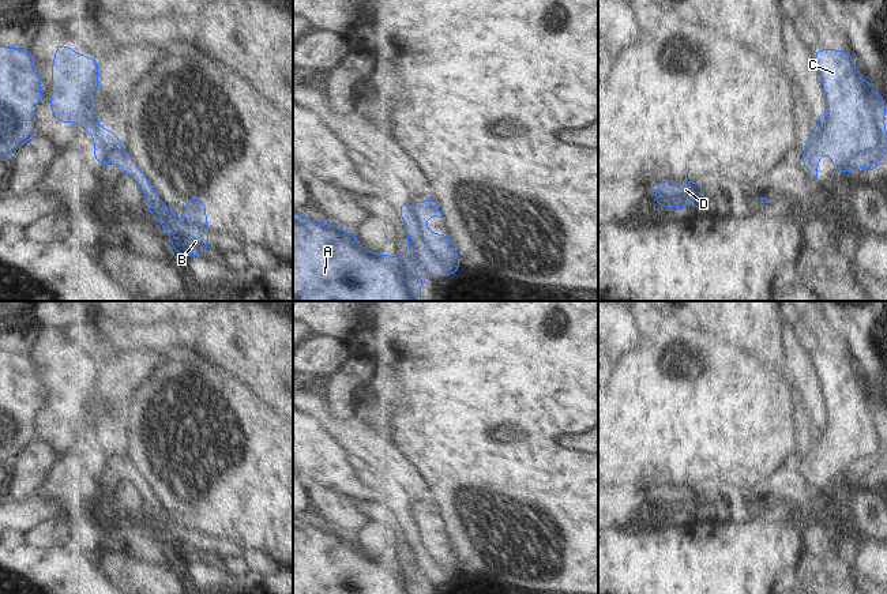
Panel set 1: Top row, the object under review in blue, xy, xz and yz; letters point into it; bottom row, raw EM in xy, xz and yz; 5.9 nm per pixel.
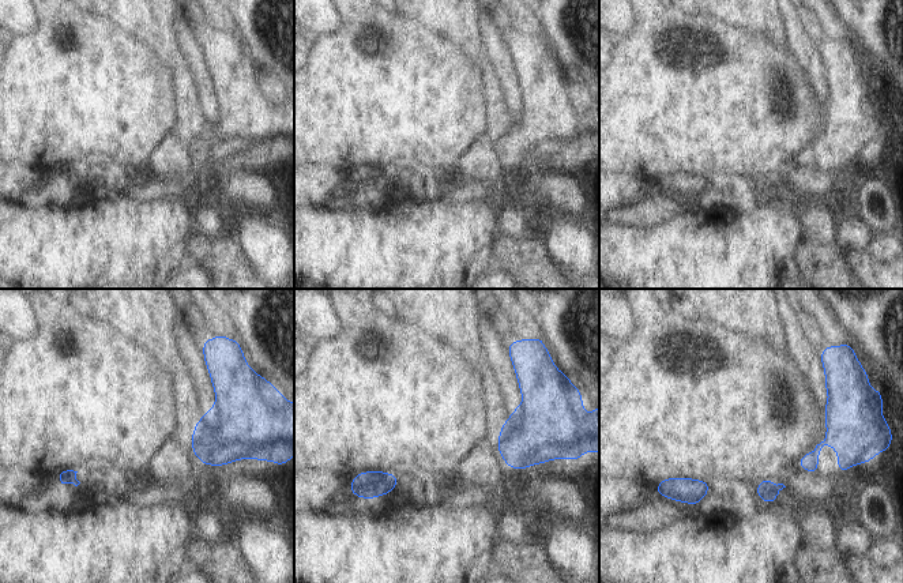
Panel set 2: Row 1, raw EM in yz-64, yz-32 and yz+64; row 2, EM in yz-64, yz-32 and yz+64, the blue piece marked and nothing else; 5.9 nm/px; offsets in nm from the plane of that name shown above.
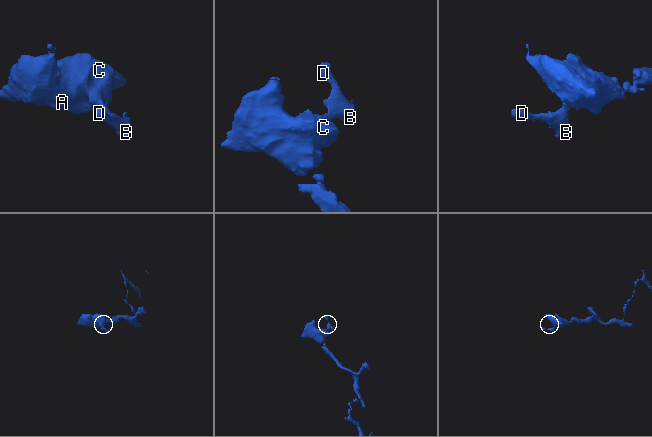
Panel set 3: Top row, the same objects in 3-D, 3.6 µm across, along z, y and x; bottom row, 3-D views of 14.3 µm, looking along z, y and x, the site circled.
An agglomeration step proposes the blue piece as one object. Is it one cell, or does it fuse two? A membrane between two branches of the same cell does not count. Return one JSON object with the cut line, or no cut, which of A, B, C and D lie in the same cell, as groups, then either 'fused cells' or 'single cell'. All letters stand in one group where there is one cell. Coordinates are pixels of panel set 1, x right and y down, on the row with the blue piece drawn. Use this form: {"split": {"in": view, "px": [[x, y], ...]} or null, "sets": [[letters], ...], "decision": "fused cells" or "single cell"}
{"split": null, "sets": [["A", "B", "C", "D"]], "decision": "single cell"}

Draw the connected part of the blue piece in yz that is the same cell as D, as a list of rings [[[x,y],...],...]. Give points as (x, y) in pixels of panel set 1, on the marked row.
[[[662,180],[654,189],[654,202],[661,207],[691,207],[703,193],[703,184],[696,181]]]

